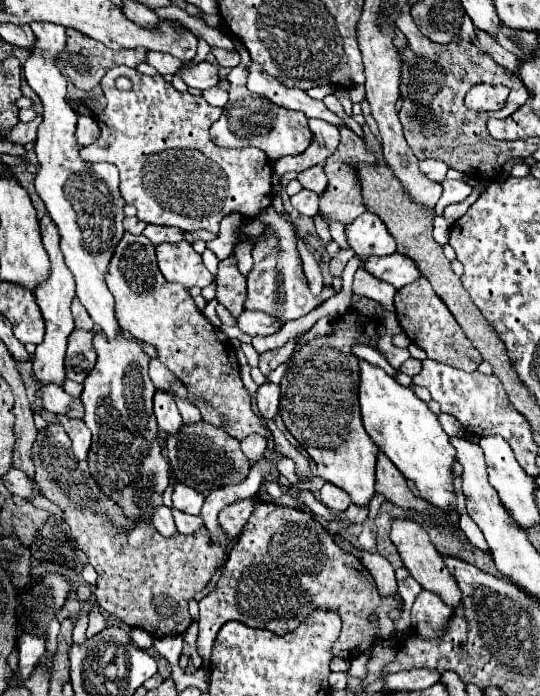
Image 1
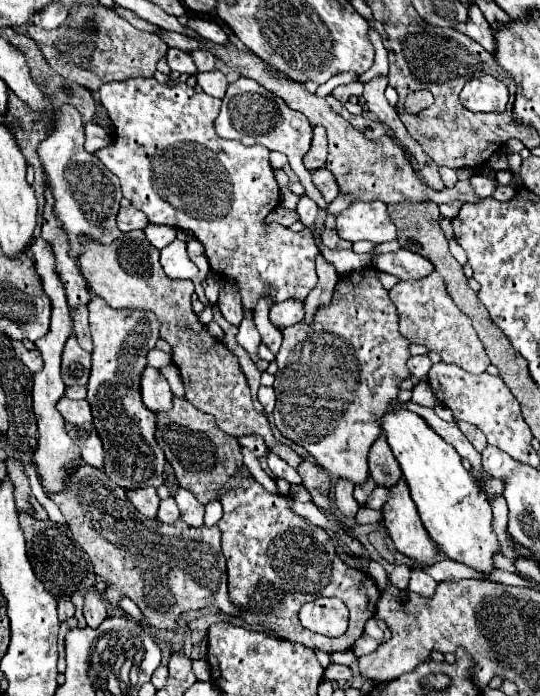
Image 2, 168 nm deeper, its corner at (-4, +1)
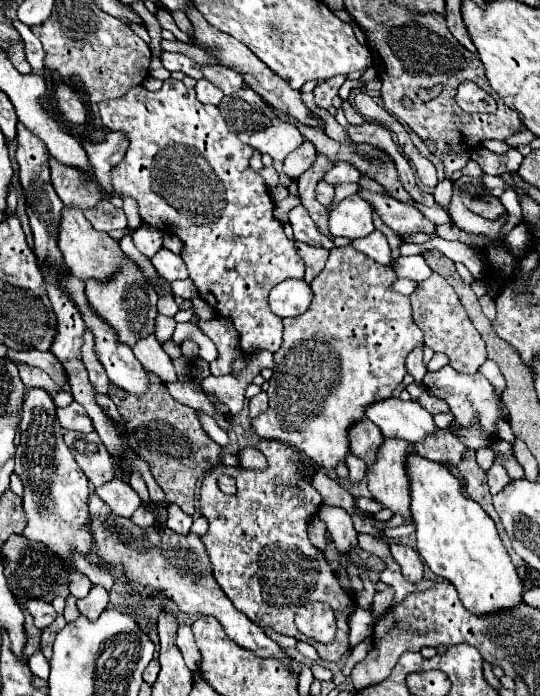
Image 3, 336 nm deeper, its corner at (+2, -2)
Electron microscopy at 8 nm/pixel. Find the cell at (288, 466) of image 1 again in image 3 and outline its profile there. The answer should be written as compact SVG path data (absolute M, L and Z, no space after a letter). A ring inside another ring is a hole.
M255 447L239 449L237 459L239 459L239 467L243 467L243 469L263 469L267 465L263 453L259 449L255 449Z

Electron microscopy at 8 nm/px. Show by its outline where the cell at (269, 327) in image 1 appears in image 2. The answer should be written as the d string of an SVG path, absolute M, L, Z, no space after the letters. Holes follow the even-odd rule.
M299 300L277 302L269 312L269 320L277 330L285 330L285 328L301 322L303 320L303 302L299 302Z

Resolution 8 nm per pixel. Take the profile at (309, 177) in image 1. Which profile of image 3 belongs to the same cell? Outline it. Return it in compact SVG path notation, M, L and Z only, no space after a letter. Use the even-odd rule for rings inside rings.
M327 181L319 183L319 187L317 187L317 201L323 207L329 207L331 205L331 201L333 201L333 185L331 183L327 183Z

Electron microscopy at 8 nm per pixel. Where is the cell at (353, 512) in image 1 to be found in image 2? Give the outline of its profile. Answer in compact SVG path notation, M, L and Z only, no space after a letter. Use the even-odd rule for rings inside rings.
M369 478L367 484L355 488L355 500L357 500L361 506L367 506L367 500L369 500L369 496L371 496L371 492L373 492L375 488L377 488L377 484L373 484L373 480Z

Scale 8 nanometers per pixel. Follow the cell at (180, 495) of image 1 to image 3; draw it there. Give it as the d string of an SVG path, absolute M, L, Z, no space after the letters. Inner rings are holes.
M171 505L167 511L169 511L167 527L169 527L173 533L177 533L177 535L187 535L193 519L191 519L189 515L185 515L185 513L183 513L179 507L175 507L175 505Z

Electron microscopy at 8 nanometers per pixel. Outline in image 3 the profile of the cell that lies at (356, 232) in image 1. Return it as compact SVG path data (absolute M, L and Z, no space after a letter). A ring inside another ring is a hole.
M359 195L345 197L329 213L329 233L333 237L359 239L367 237L373 231L373 211L371 207L367 207L367 201L359 199Z

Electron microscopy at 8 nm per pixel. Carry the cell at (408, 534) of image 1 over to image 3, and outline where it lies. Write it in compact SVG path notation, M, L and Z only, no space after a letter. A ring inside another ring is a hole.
M391 437L385 439L377 451L375 463L367 467L367 485L373 497L393 513L401 513L405 521L411 521L411 495L409 495L409 475L407 457L413 453L413 445Z

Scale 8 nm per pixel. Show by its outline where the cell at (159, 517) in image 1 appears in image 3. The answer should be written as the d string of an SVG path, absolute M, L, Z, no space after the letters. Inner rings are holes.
M113 479L111 483L95 487L95 495L99 495L99 499L111 509L111 513L119 517L131 517L133 511L141 505L141 499L133 491L133 487L129 483L123 483L121 479Z

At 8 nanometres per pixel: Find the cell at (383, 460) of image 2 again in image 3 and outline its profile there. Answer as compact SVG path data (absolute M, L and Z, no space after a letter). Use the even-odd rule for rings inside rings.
M361 417L359 421L355 421L349 427L347 439L351 443L351 453L361 457L367 465L371 465L371 461L375 461L377 447L381 447L381 443L383 443L383 435L381 435L379 427L375 427L375 423L371 423L367 417Z

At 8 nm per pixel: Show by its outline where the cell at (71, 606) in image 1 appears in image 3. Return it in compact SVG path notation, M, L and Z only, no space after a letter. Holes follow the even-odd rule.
M29 599L29 601L25 603L25 609L29 611L29 615L33 617L35 627L39 627L39 629L45 629L45 627L51 625L53 619L57 617L55 609L53 609L49 603L39 601L39 599Z

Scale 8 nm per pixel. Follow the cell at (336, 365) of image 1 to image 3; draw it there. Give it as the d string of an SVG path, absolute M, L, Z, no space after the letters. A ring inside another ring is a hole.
M347 245L347 247L333 247L331 249L331 255L329 255L329 261L325 265L325 269L311 281L311 289L315 293L313 297L313 303L309 305L309 309L303 313L303 315L297 315L297 317L287 317L283 319L283 325L285 325L285 331L283 331L283 345L281 349L275 353L275 369L273 369L273 377L269 381L269 389L267 389L267 395L269 395L269 409L255 417L251 421L251 427L253 431L261 437L261 439L275 439L275 441L281 441L281 443L287 443L291 447L295 447L299 453L307 455L317 467L323 467L323 469L335 469L339 461L345 459L345 455L349 453L349 443L347 443L347 427L351 427L351 423L355 423L355 419L363 417L365 415L365 407L369 407L371 403L379 401L379 399L387 399L391 397L391 391L403 381L407 369L405 369L405 355L409 355L411 347L419 347L423 345L423 335L419 331L419 327L413 323L413 317L411 317L411 305L409 305L409 297L407 295L401 295L397 291L391 289L391 285L397 281L395 277L395 271L389 267L389 265L381 265L377 261L373 261L371 257L363 255L361 251L357 251L353 245Z

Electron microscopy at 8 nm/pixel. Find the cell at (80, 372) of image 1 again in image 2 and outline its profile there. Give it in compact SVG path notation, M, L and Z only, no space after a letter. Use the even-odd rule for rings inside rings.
M69 336L63 350L63 362L61 362L61 374L67 386L73 384L87 384L91 372L91 354L83 350L77 342L77 336Z

